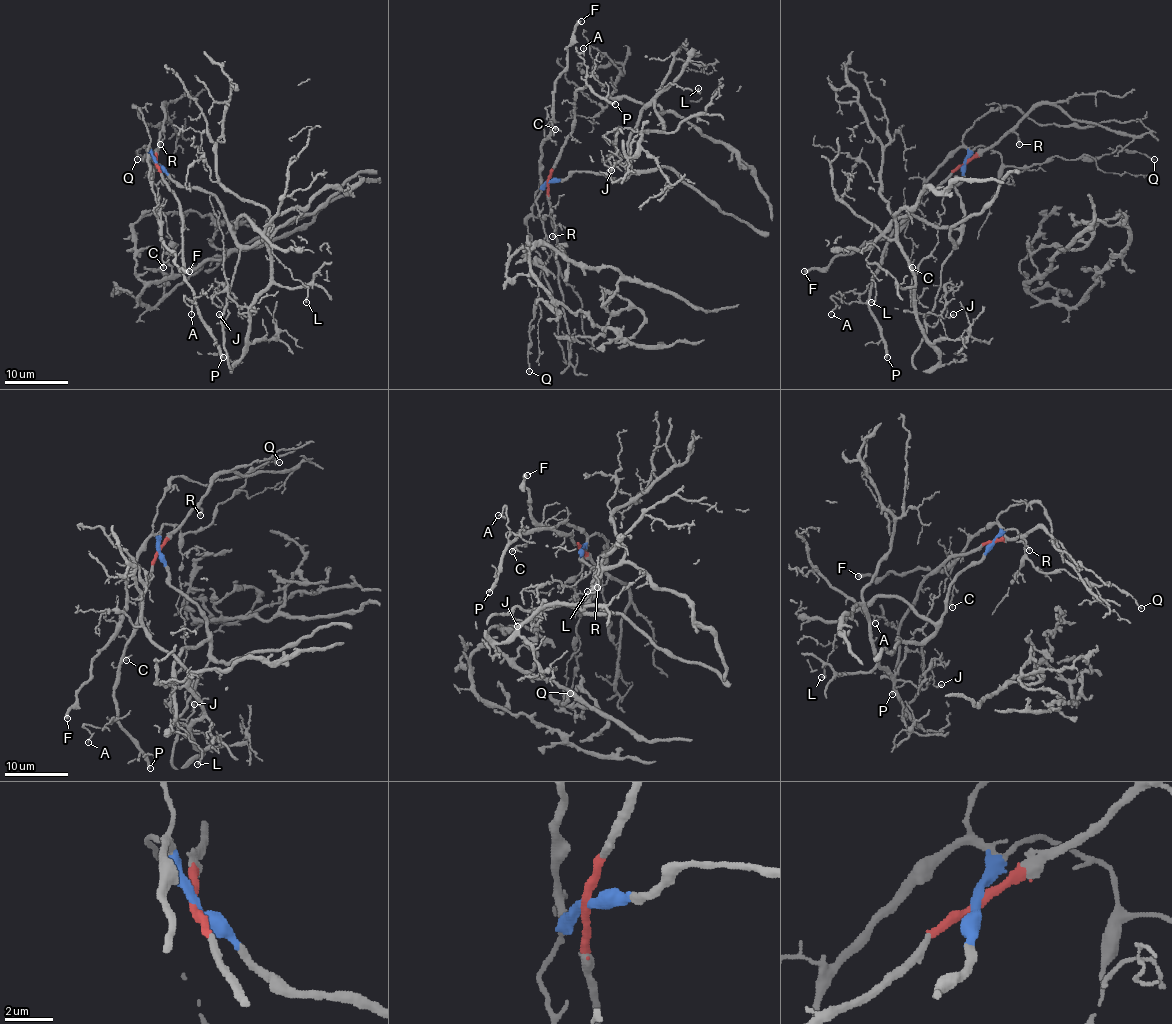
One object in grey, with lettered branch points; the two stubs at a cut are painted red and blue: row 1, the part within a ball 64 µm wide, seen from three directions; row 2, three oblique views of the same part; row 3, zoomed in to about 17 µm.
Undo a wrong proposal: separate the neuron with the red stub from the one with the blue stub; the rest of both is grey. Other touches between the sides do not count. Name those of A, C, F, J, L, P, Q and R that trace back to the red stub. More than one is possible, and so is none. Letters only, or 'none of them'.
A, P, R

